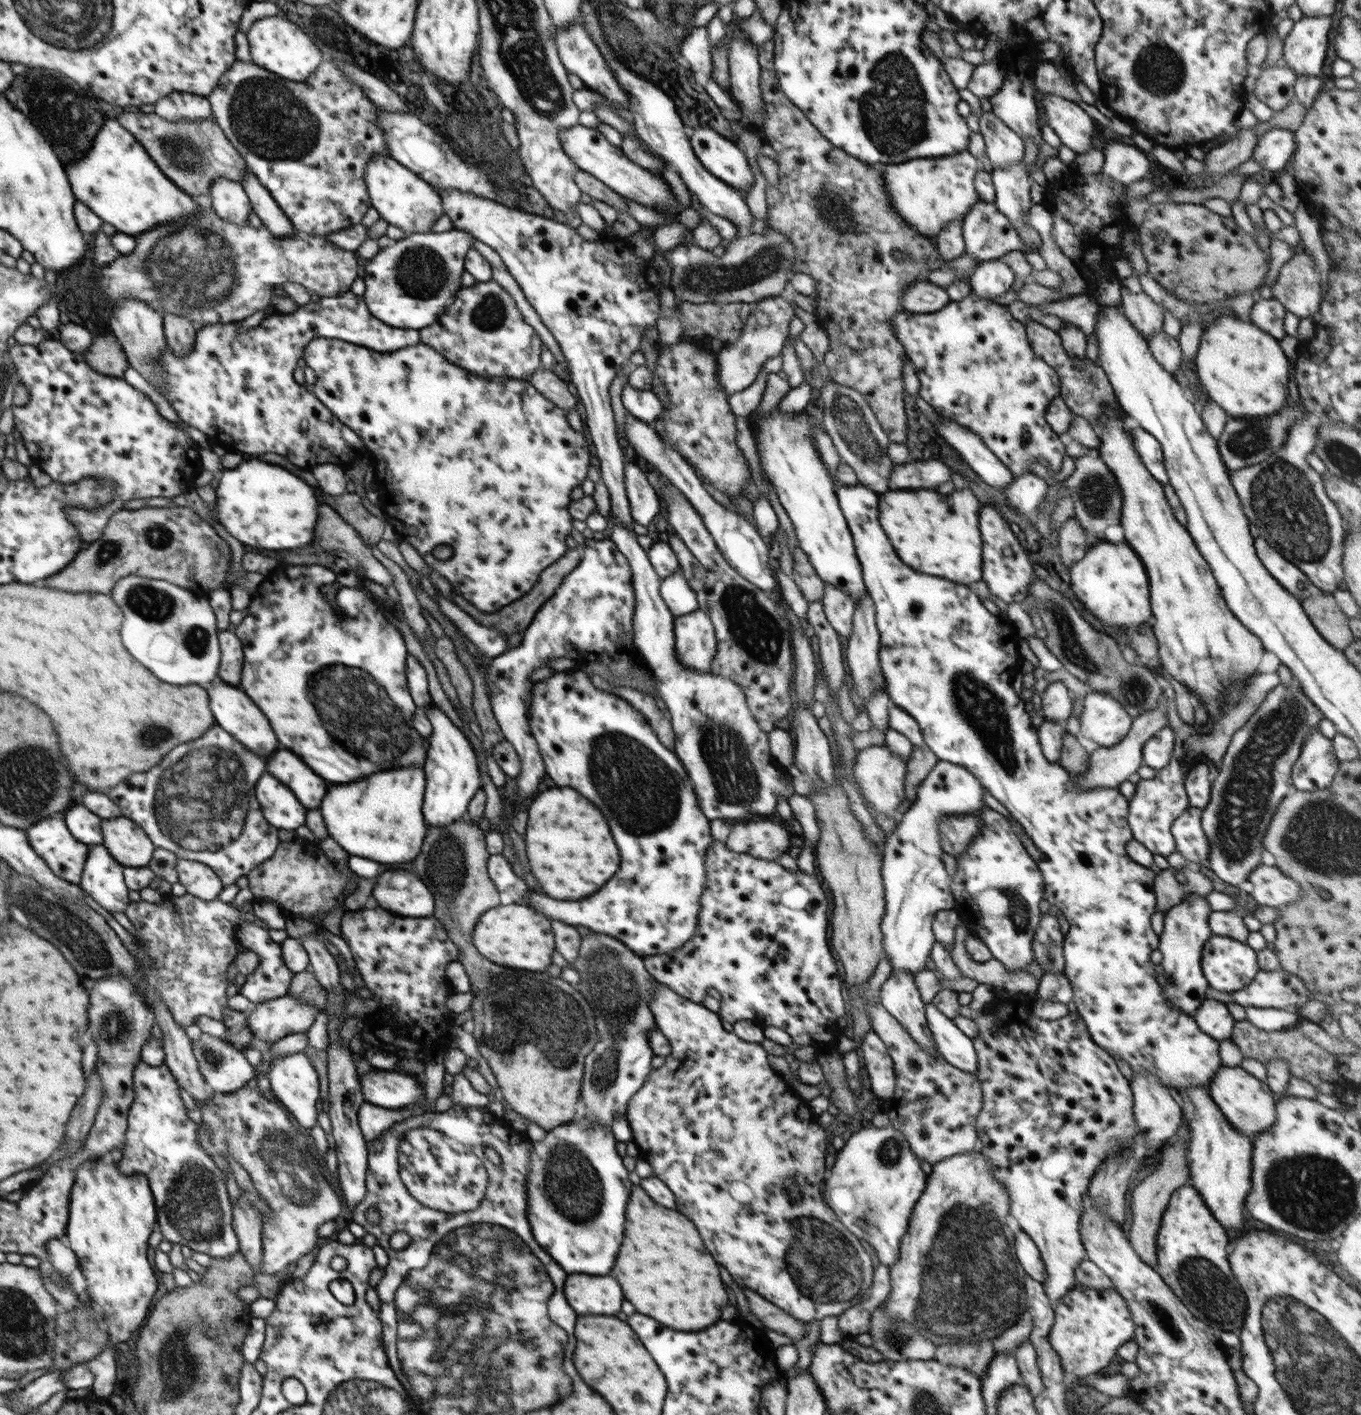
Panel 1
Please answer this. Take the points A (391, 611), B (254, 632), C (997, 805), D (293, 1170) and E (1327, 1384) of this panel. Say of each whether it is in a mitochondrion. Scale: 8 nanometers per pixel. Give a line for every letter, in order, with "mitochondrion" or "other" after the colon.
A: other
B: other
C: other
D: mitochondrion
E: mitochondrion

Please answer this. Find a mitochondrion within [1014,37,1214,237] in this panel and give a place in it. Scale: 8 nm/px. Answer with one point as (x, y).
(1160, 71)

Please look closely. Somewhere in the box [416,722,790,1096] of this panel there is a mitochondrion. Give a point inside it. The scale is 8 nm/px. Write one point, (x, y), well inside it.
(639, 791)

